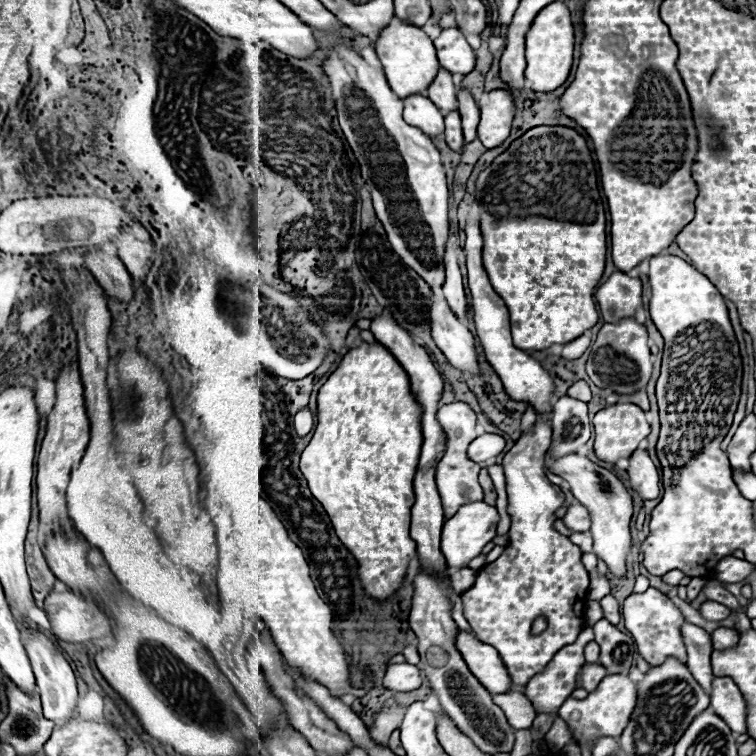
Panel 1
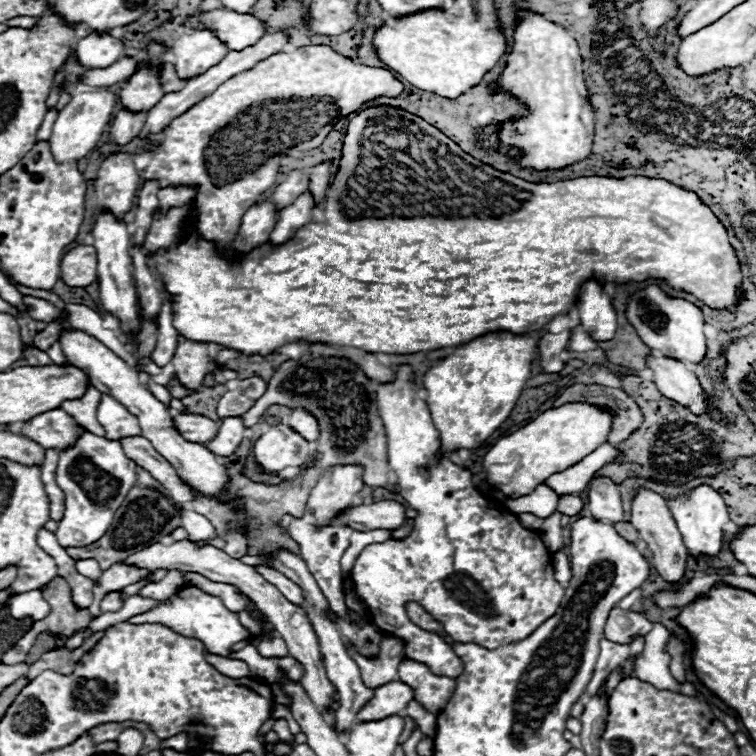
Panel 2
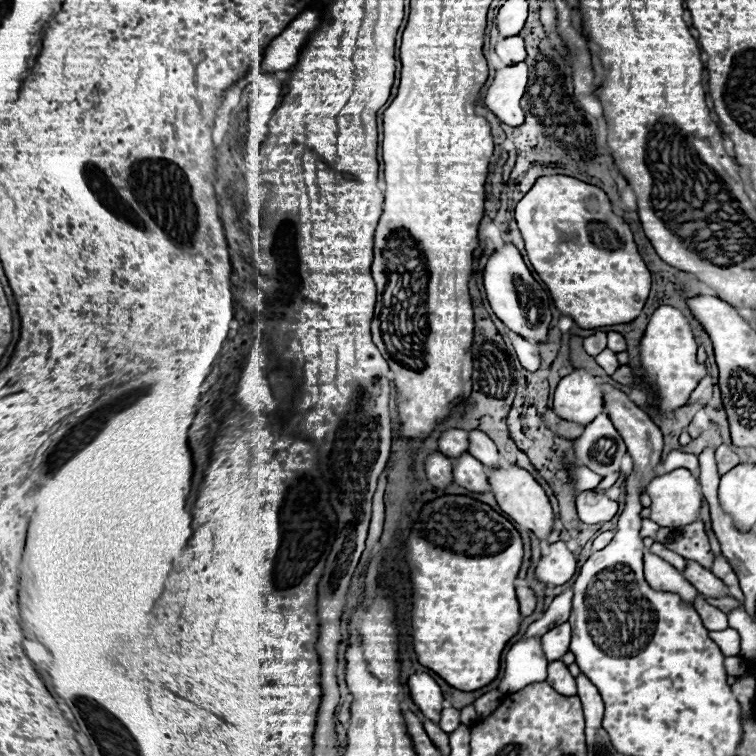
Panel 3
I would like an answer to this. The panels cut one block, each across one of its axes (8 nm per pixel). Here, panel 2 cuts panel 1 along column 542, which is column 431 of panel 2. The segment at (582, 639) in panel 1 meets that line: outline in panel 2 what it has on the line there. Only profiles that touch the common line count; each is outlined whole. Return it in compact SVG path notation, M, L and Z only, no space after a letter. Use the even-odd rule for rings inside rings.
M404 658L398 668L398 678L414 690L414 698L432 714L438 714L452 698L456 678L438 676L426 664Z

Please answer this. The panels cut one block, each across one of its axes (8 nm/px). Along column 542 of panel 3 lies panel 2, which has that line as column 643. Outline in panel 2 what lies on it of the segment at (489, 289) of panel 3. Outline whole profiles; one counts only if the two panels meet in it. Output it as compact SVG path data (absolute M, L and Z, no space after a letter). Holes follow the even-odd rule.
M652 284L630 296L626 316L648 348L660 350L668 358L686 360L690 364L700 364L704 360L706 350L708 350L706 336L700 336L704 318L702 318L702 310L694 306L692 302L670 298L660 286Z

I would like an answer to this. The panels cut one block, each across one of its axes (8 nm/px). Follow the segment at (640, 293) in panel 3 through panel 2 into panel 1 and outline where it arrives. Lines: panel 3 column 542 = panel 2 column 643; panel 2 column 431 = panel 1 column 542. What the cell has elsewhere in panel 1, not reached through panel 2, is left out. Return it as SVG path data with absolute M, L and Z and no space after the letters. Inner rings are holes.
M534 126L530 128L526 134L522 134L520 138L516 138L510 148L500 154L486 170L480 172L478 180L476 180L476 192L474 196L478 196L478 204L480 204L480 232L482 232L482 262L484 268L488 272L488 278L494 286L494 290L498 292L498 296L504 298L508 310L510 310L510 322L512 322L512 338L514 338L514 346L532 352L532 350L546 350L554 344L566 344L576 340L578 336L582 336L586 330L590 330L596 322L598 322L598 310L594 304L594 292L596 286L602 278L604 272L604 258L606 258L606 232L604 232L604 202L600 196L600 188L598 188L598 168L596 162L592 158L592 150L586 142L586 138L576 132L574 128L566 128L566 126Z

